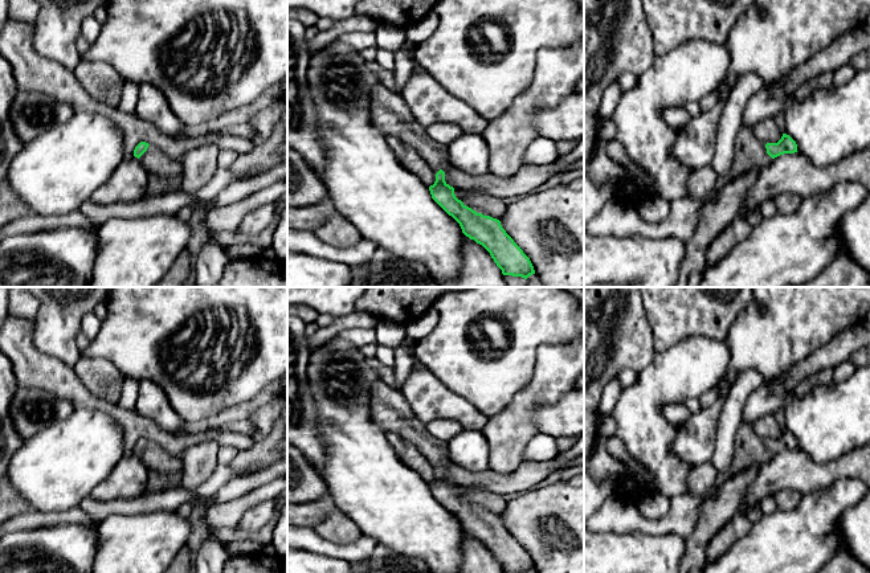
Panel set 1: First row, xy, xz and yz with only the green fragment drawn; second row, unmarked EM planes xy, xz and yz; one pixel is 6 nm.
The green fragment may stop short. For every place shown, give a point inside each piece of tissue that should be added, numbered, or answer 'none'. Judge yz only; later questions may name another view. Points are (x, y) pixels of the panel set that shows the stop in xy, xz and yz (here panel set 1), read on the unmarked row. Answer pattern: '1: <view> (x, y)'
1: yz (750, 450)

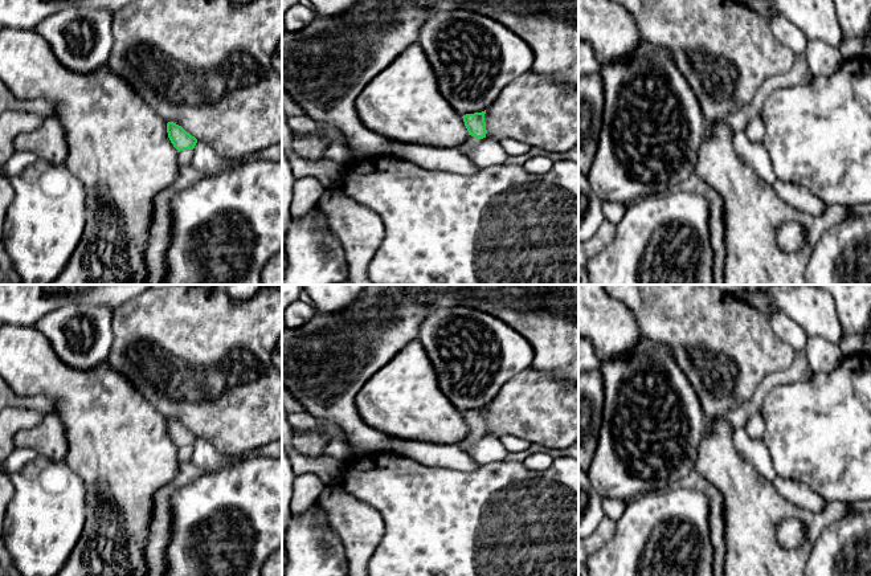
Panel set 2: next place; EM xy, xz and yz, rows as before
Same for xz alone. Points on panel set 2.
1: xz (470, 438)

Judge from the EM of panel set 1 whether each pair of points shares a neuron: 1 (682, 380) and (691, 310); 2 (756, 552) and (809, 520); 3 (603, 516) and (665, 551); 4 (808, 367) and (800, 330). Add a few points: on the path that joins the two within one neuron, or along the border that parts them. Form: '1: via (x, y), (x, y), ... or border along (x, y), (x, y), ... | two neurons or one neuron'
1: border along (718, 340), (701, 335), (687, 335), (661, 352) | two neurons
2: via (770, 552), (777, 552), (796, 533) | one neuron
3: border along (599, 531), (641, 531), (661, 536) | two neurons
4: border along (832, 339), (780, 373) | two neurons

